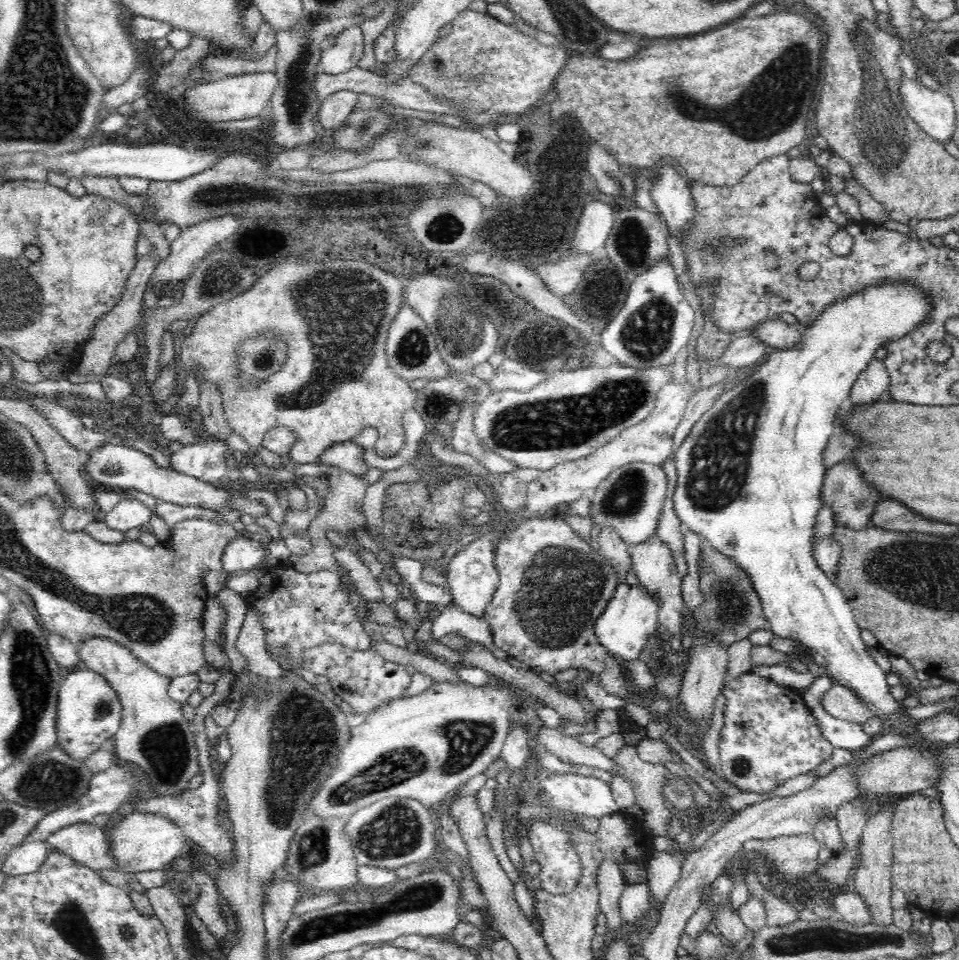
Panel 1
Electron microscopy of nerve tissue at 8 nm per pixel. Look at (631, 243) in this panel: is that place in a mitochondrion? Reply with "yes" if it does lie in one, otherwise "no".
yes

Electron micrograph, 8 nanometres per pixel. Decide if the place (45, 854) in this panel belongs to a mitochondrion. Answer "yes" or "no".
no

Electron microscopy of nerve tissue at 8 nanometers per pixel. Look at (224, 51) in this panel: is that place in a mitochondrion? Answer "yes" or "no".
no

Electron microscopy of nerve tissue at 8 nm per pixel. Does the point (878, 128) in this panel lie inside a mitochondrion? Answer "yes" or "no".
yes

